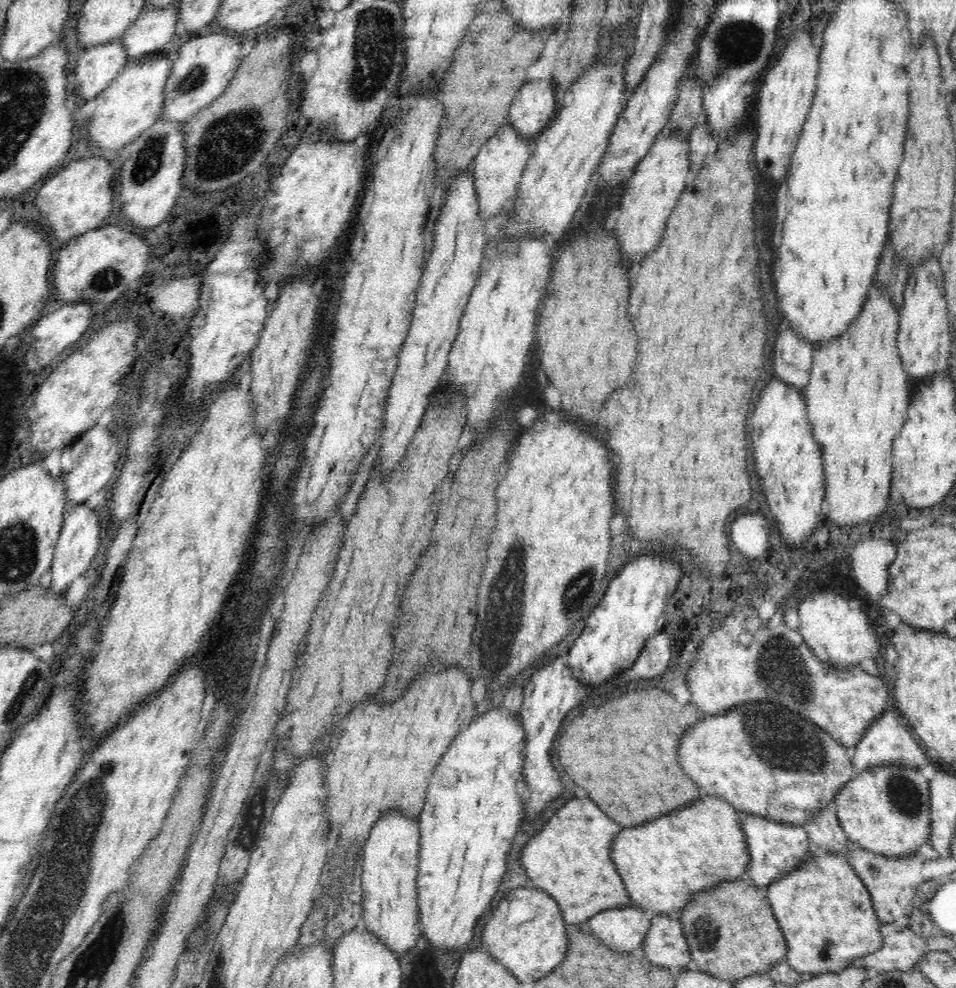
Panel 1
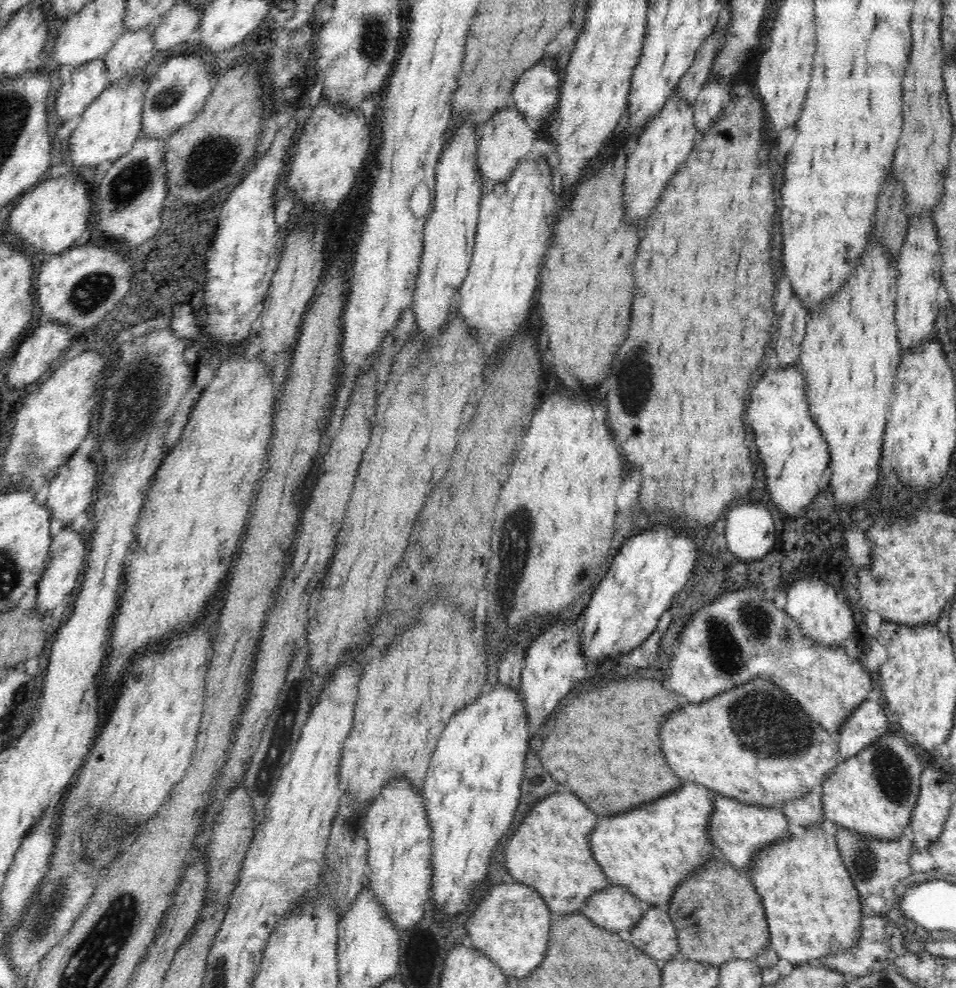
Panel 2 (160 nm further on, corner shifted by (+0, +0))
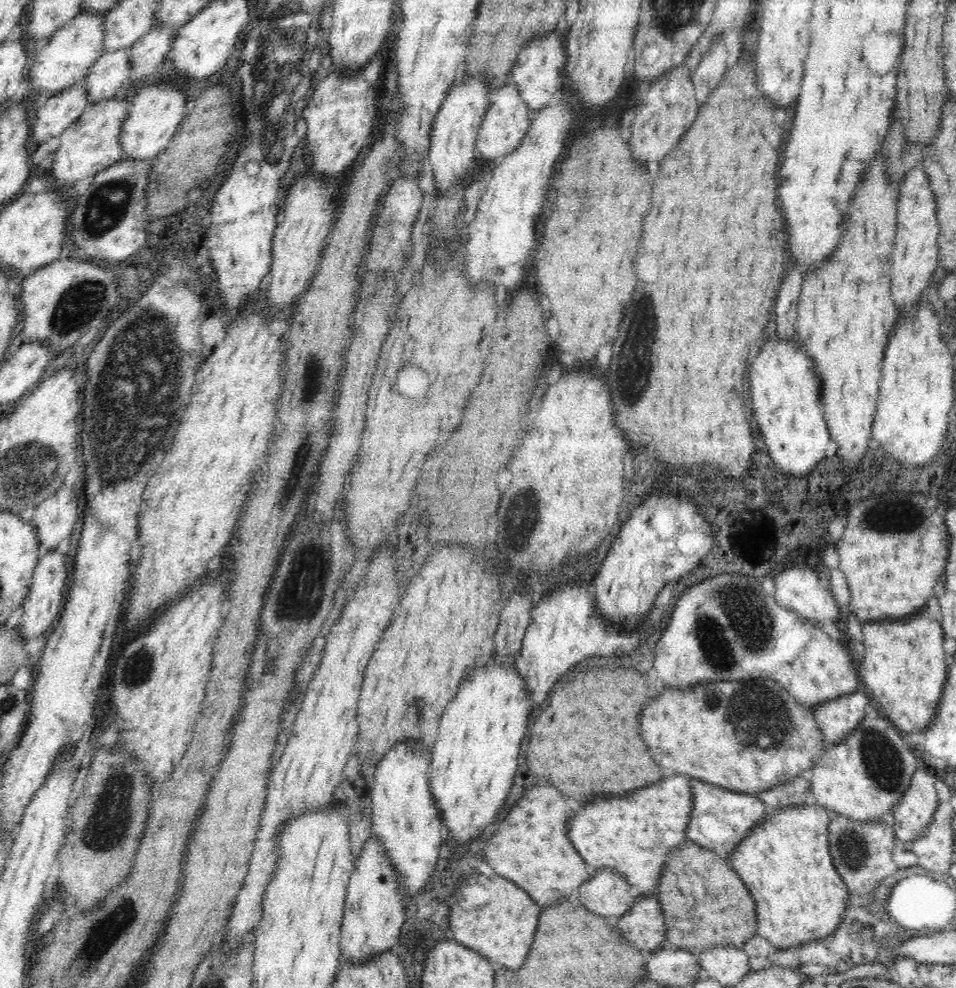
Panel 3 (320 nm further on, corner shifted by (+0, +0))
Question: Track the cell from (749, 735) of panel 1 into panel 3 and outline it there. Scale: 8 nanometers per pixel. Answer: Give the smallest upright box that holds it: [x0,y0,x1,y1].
[640,677,825,797]

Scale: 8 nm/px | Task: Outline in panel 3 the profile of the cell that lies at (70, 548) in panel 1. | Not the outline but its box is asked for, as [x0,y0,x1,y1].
[17,550,68,643]

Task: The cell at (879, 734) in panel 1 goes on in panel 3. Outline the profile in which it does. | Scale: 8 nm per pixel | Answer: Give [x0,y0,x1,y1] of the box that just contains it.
[813,690,873,748]

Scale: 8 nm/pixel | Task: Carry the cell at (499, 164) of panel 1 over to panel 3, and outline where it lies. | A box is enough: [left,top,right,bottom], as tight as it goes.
[476,83,531,162]

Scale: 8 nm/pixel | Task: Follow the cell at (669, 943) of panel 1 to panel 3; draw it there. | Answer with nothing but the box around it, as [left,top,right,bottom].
[617,896,666,954]

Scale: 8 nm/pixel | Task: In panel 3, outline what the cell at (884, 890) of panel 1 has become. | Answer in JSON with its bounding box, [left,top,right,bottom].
[828,812,898,908]

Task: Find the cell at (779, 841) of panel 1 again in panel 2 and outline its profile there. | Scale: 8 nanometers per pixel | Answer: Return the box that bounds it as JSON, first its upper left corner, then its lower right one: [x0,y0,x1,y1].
[707,793,792,874]

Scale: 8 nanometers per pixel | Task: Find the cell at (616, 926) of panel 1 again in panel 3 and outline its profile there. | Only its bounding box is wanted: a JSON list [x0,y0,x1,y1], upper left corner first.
[575,868,642,918]

